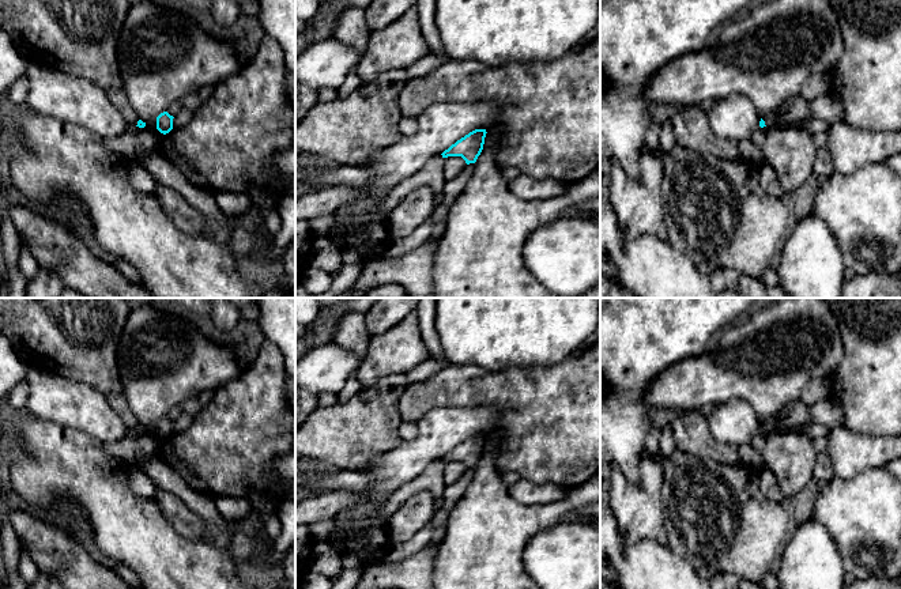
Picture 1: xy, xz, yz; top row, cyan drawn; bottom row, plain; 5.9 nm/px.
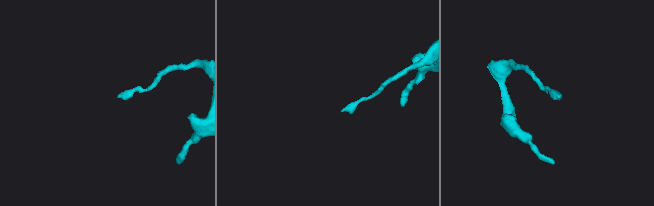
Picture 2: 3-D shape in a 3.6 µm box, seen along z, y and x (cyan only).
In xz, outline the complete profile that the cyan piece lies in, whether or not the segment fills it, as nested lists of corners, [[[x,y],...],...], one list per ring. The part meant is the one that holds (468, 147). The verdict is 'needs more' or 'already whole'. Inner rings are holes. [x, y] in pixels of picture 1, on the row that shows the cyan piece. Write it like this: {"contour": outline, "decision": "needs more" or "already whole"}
{"contour": [[[475,129],[452,144],[441,155],[448,156],[461,156],[467,165],[475,163],[480,155],[485,144],[486,129]]], "decision": "already whole"}

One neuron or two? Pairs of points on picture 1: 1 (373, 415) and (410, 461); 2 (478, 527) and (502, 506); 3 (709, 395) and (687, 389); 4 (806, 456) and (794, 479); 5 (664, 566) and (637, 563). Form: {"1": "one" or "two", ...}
{"1": "two", "2": "one", "3": "one", "4": "one", "5": "one"}

